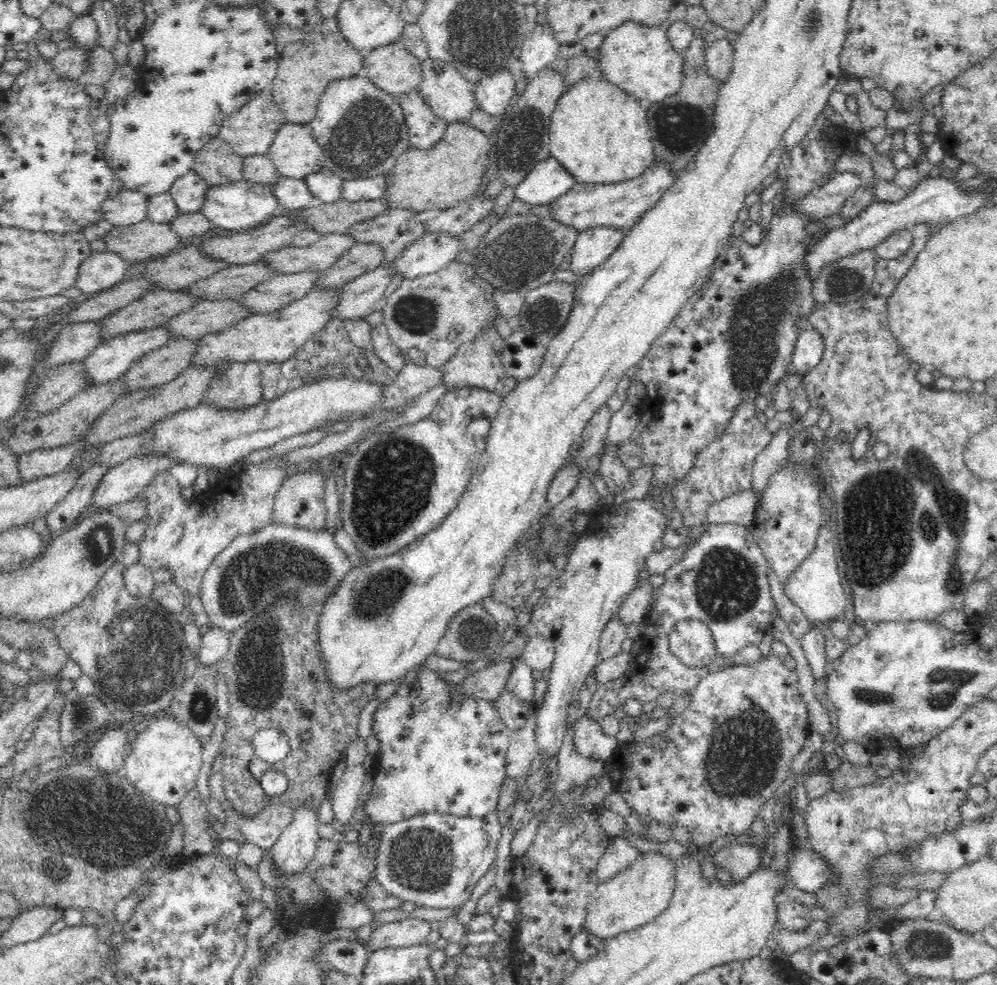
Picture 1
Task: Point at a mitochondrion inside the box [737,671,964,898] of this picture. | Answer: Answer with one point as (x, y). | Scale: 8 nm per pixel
(864, 696)

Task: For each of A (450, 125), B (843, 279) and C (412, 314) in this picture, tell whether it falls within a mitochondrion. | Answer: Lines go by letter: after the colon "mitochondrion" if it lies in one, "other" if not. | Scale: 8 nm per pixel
A: other
B: mitochondrion
C: mitochondrion

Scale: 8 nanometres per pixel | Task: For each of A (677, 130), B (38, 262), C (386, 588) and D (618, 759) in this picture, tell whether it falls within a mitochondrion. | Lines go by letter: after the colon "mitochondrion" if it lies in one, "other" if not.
A: mitochondrion
B: mitochondrion
C: mitochondrion
D: other

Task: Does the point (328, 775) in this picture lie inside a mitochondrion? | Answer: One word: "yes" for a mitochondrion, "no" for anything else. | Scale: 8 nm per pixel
no

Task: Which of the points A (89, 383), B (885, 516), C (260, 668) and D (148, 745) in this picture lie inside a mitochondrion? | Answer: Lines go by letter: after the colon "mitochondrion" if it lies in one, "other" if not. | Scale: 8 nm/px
A: other
B: mitochondrion
C: mitochondrion
D: other

